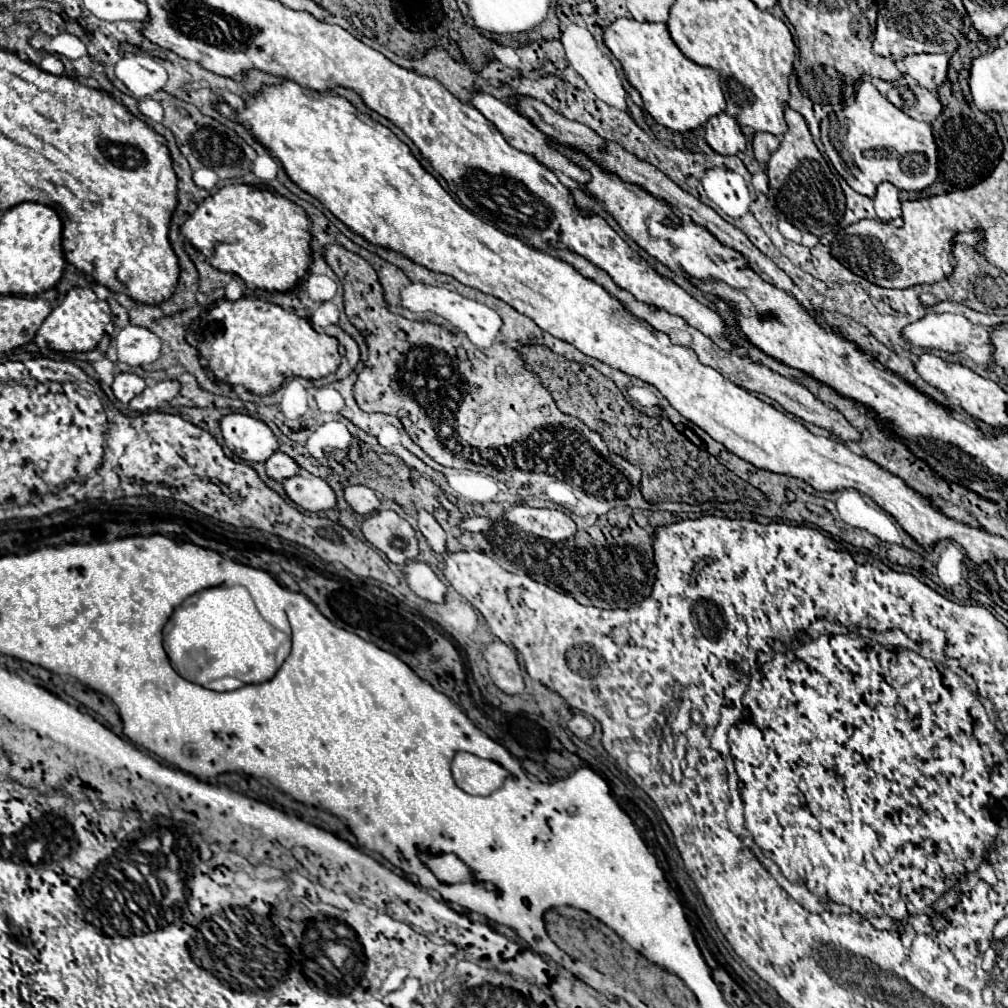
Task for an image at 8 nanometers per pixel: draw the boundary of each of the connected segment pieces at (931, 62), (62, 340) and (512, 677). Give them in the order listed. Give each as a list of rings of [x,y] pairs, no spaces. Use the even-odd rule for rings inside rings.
[[[915,54],[903,60],[907,74],[927,90],[937,90],[947,76],[947,54]]]
[[[73,288],[67,292],[63,302],[53,308],[37,330],[35,344],[39,348],[51,348],[56,352],[89,352],[93,350],[105,334],[105,324],[111,322],[111,308],[105,300],[97,298],[91,288]]]
[[[493,642],[485,650],[487,672],[497,688],[505,694],[521,694],[525,684],[521,678],[521,668],[517,664],[515,652],[503,642]]]

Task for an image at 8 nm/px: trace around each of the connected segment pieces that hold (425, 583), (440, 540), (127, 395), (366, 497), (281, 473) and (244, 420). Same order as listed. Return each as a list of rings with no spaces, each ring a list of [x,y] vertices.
[[[411,560],[405,564],[403,572],[405,572],[405,580],[407,580],[409,588],[419,598],[429,600],[429,602],[443,602],[447,588],[425,562]]]
[[[419,510],[419,512],[417,512],[417,522],[419,522],[419,530],[421,530],[421,534],[427,538],[429,546],[431,546],[435,552],[443,554],[443,552],[445,552],[445,532],[443,532],[443,528],[437,524],[437,520],[435,520],[427,510]]]
[[[117,374],[115,382],[113,382],[113,394],[121,404],[129,404],[131,398],[135,398],[137,394],[141,394],[145,390],[145,380],[137,374]]]
[[[347,486],[345,488],[345,502],[361,516],[367,516],[371,512],[375,512],[379,508],[379,498],[375,496],[375,492],[367,486]]]
[[[275,452],[267,462],[265,462],[265,470],[267,470],[267,476],[273,478],[273,480],[285,480],[285,478],[291,478],[295,474],[299,474],[299,466],[295,464],[293,458],[289,458],[287,454],[283,452]]]
[[[225,414],[221,418],[221,432],[227,448],[245,462],[265,462],[279,448],[271,428],[247,414]]]

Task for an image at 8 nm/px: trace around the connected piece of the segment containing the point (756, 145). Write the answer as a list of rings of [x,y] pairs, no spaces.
[[[757,132],[755,138],[753,138],[753,150],[755,150],[755,158],[759,162],[767,162],[769,156],[779,148],[779,138],[773,136],[773,134],[767,134],[767,132]]]

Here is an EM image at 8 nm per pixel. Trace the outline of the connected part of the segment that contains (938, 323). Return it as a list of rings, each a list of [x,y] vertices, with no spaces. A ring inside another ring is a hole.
[[[927,314],[925,318],[909,324],[903,336],[923,348],[937,348],[945,352],[959,352],[967,344],[989,344],[991,332],[983,326],[971,324],[965,316],[957,314]]]

